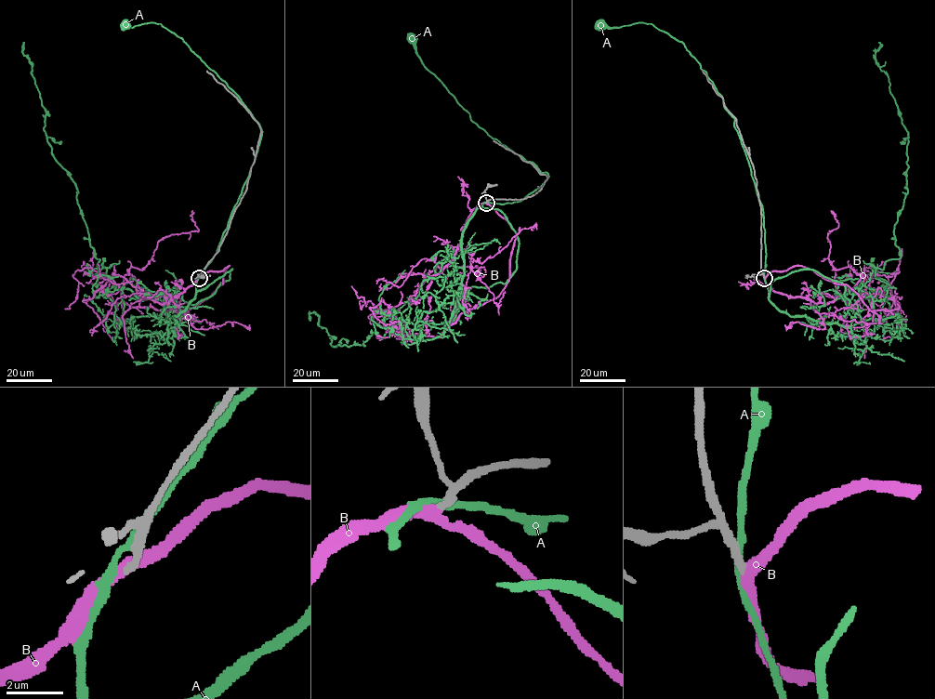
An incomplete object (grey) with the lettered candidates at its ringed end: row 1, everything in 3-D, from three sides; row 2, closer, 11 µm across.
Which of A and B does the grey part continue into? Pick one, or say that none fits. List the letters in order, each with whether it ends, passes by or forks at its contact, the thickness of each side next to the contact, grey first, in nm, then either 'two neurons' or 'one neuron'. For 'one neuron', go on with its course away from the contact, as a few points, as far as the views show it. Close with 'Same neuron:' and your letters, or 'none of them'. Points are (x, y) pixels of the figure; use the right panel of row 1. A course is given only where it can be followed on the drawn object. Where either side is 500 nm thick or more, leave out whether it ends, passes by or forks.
A: it passes by | 300/240 nm | two neurons
B: it passes by | 280/400 nm | one neuron | via (764, 277), (801, 265), (850, 286), (872, 311), (896, 309), (890, 286), (899, 272), (902, 248)
Same neuron: B

